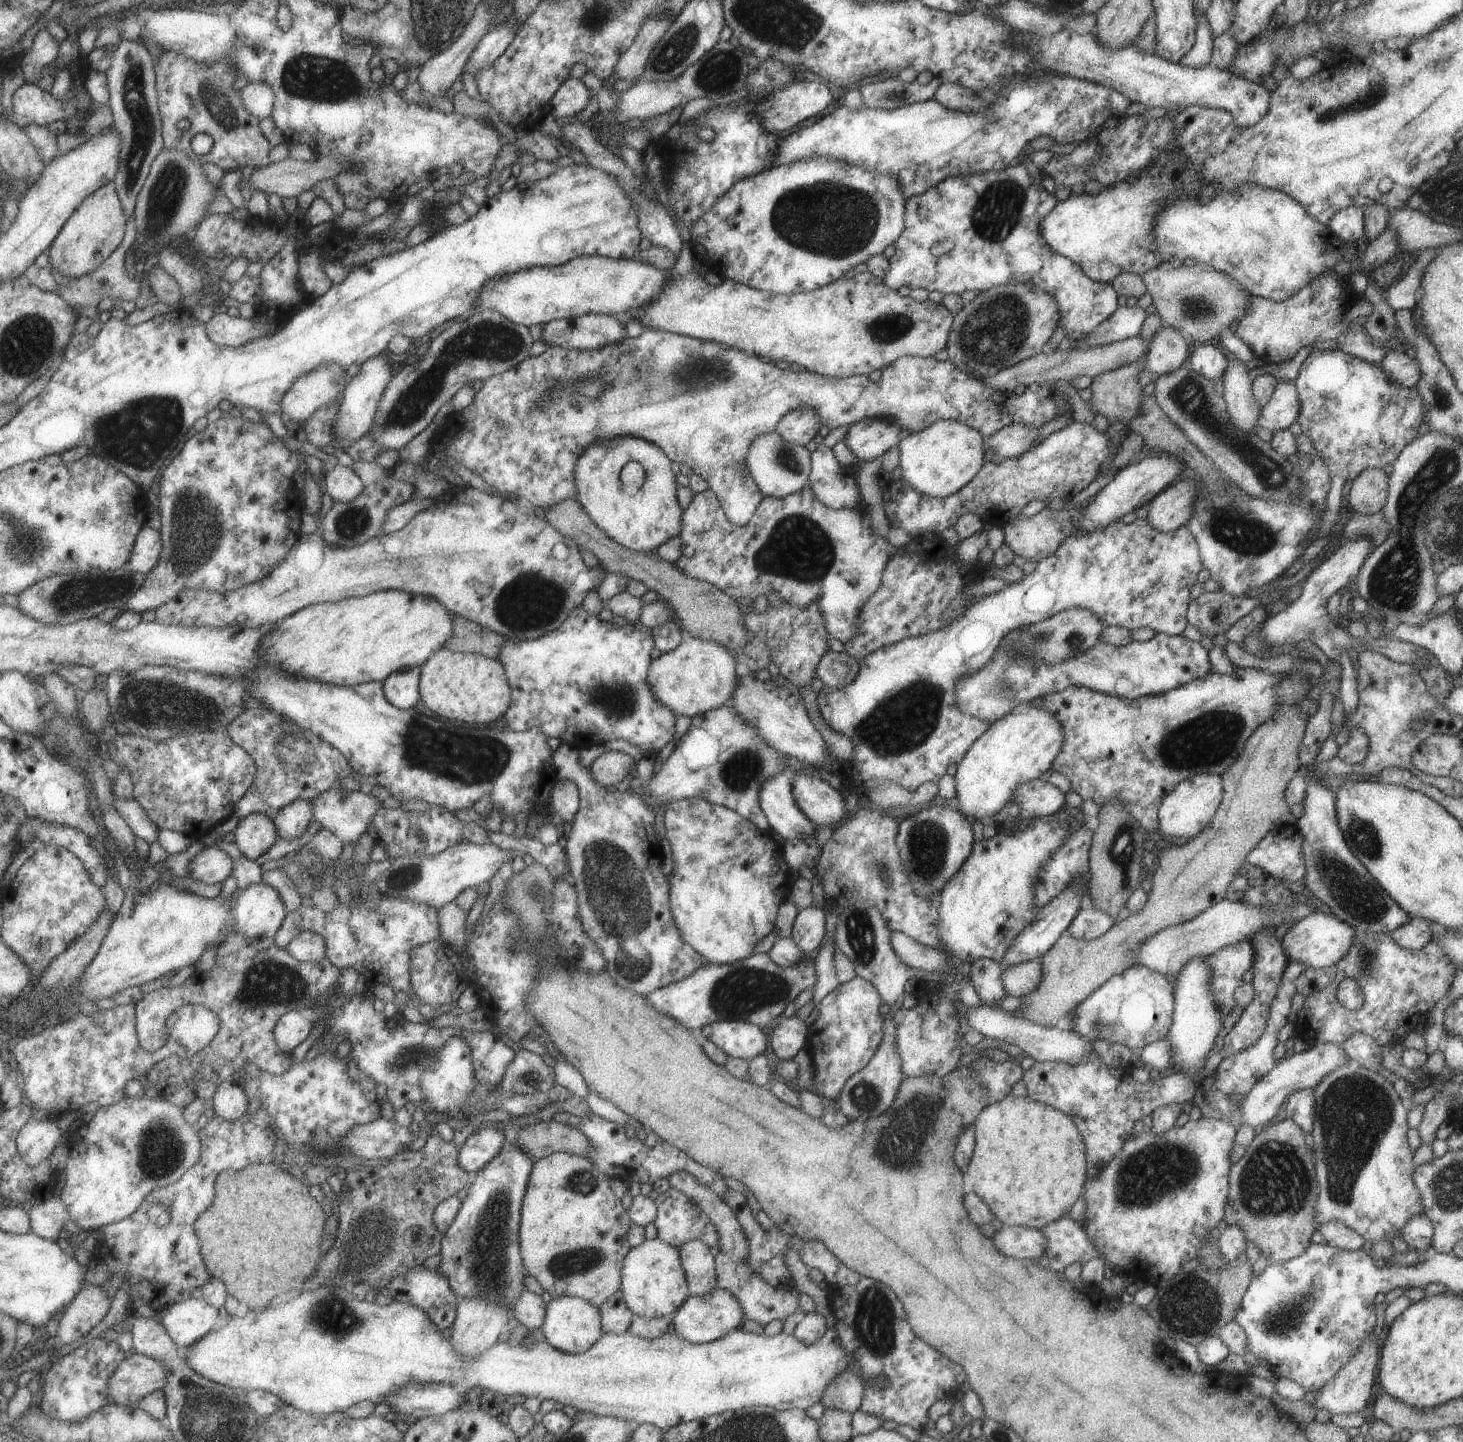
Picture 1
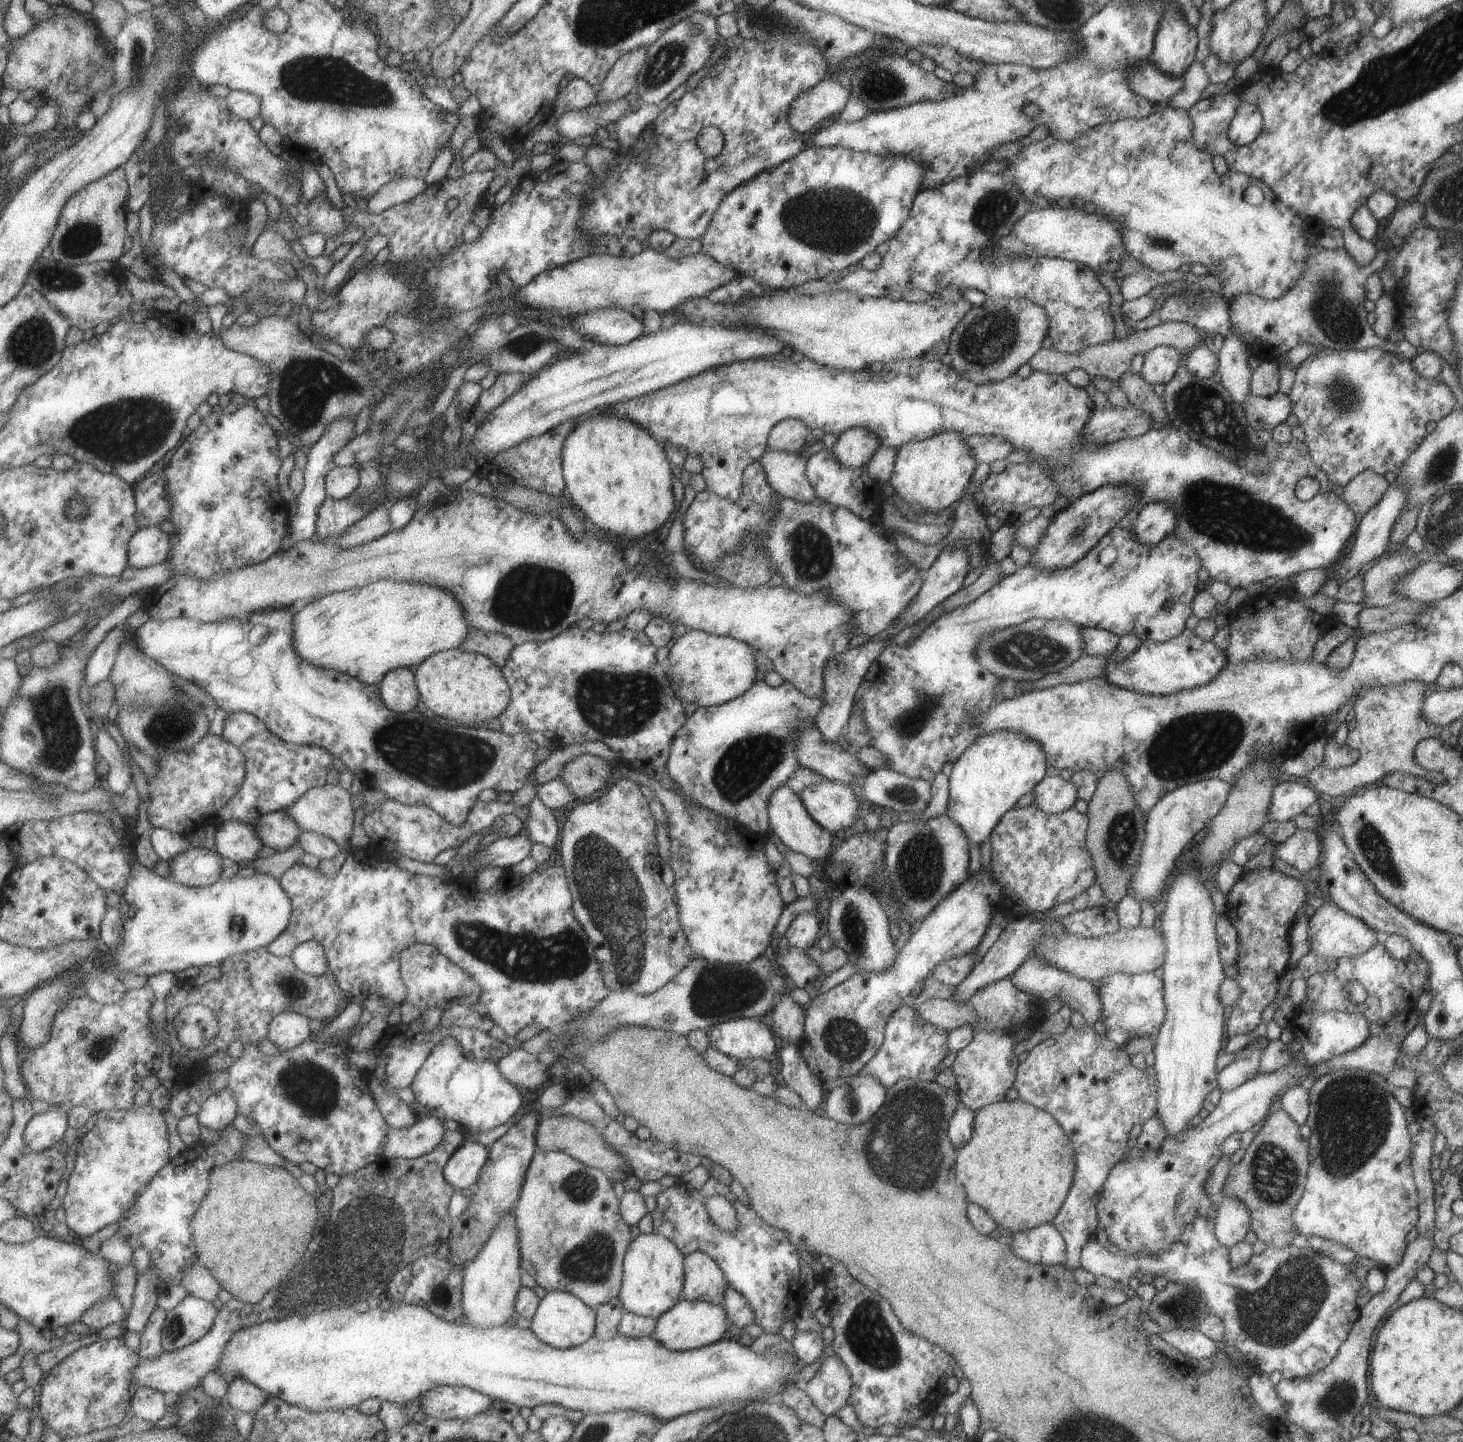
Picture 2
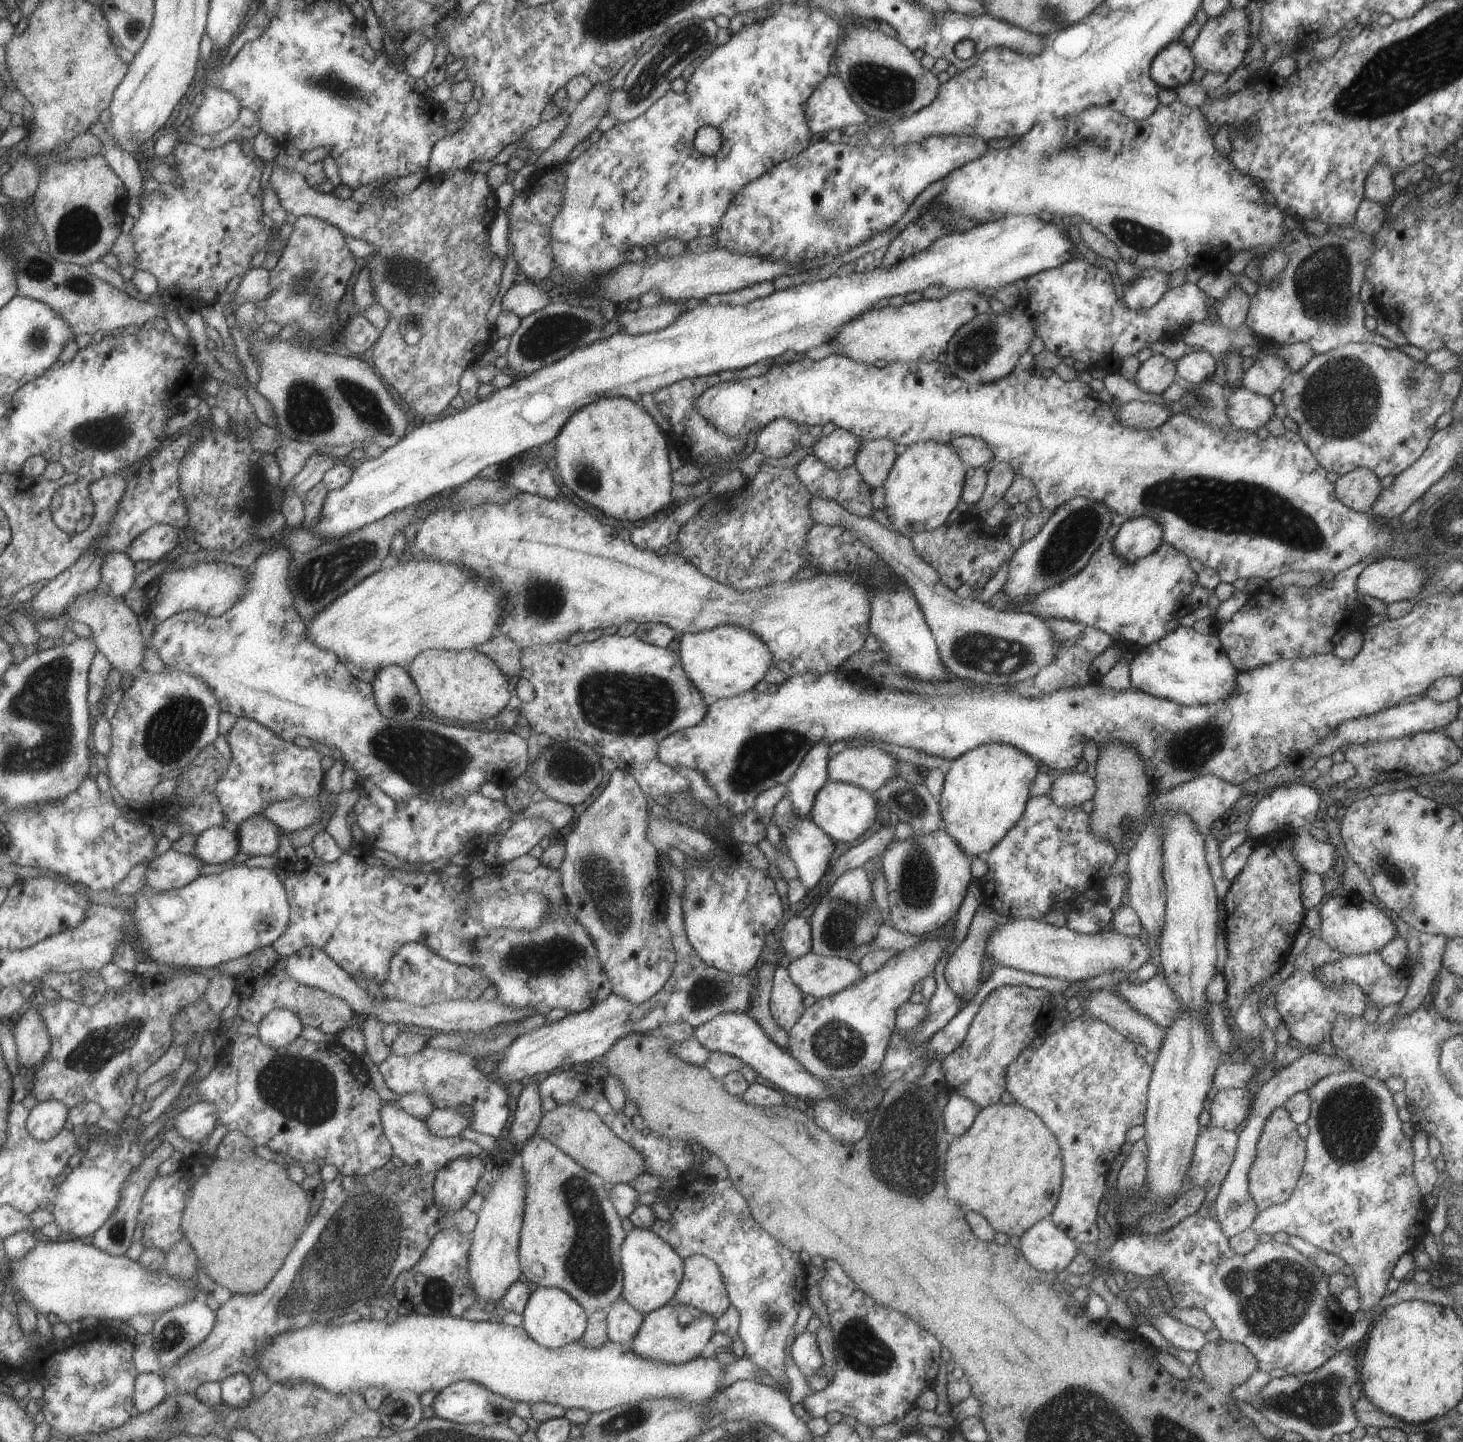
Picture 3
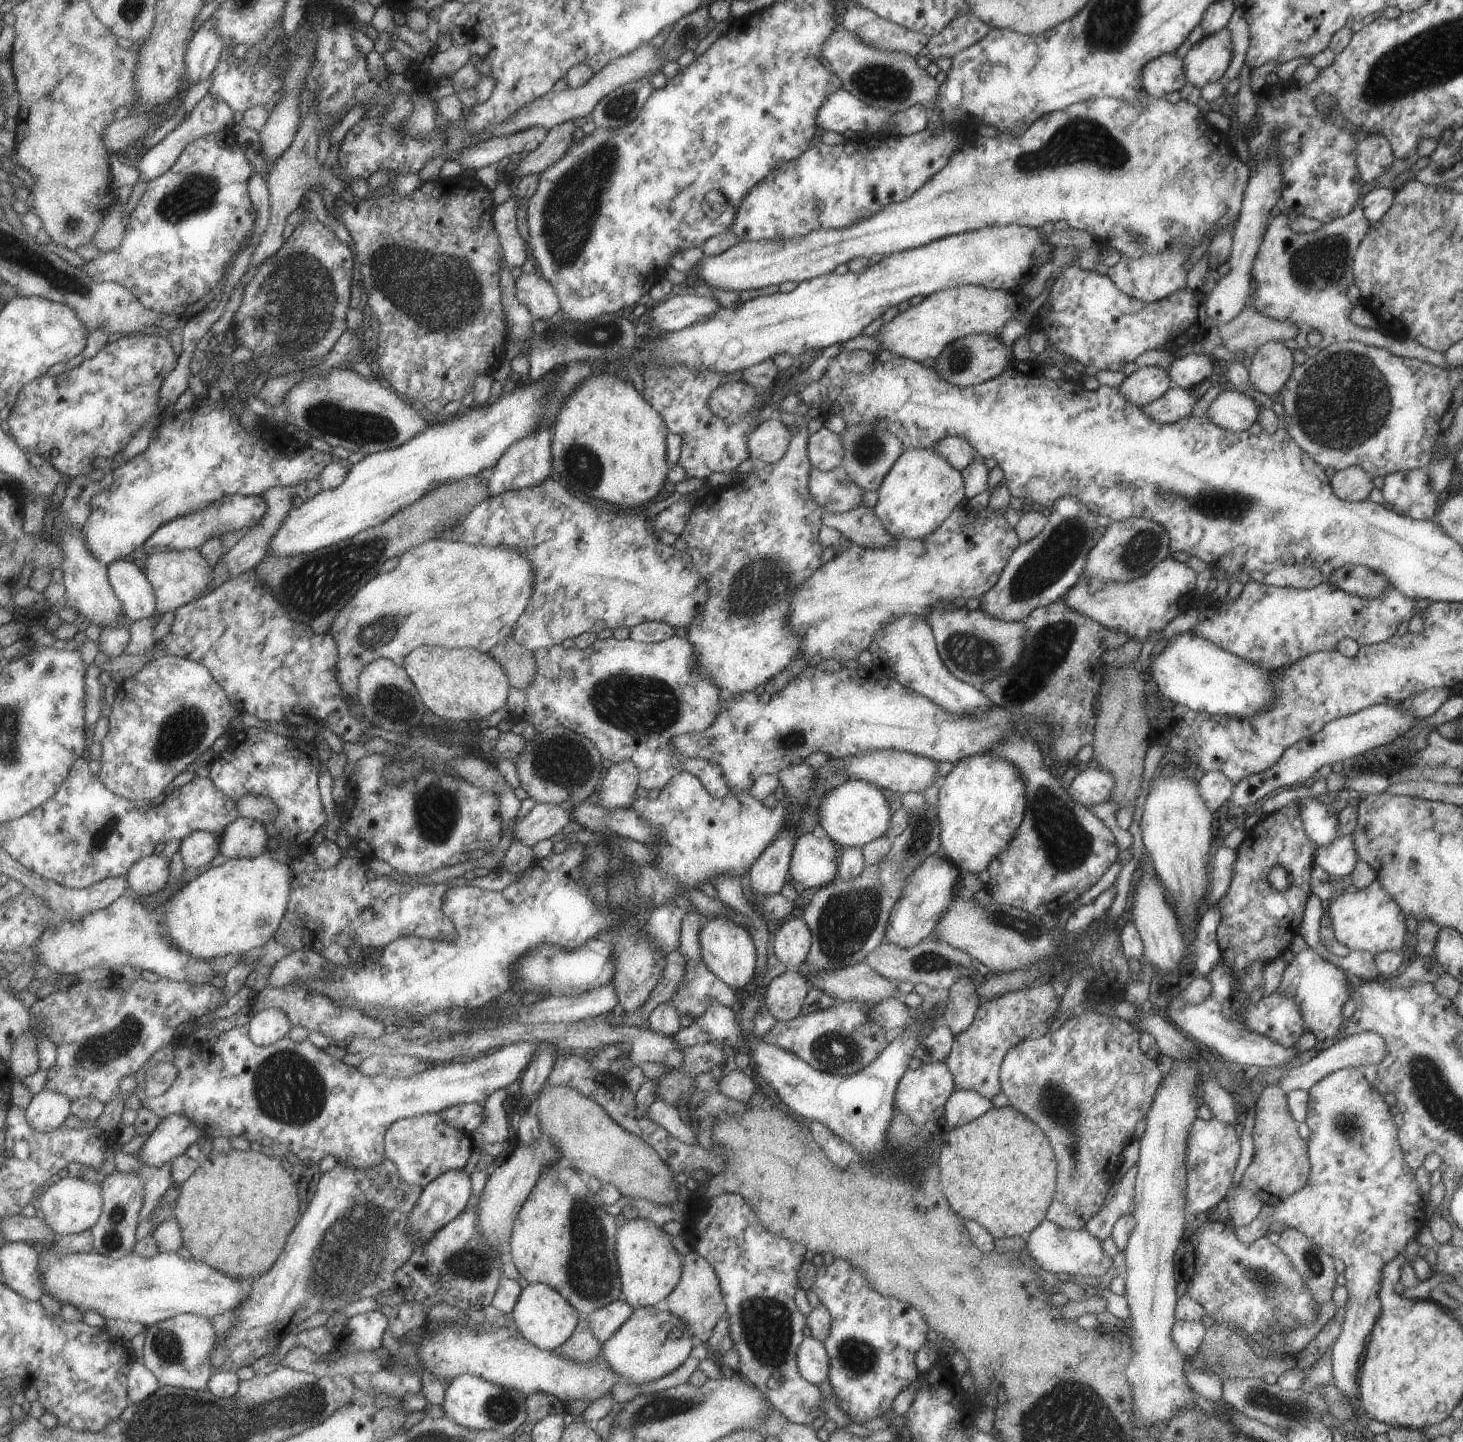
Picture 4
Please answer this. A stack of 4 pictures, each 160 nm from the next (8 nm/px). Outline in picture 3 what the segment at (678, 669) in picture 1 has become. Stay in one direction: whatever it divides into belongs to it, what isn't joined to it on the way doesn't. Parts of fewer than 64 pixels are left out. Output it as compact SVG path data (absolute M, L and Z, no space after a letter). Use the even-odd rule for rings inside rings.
M719 625L698 633L682 633L677 648L679 662L687 680L704 697L729 698L755 687L772 664L766 644L748 629L735 625Z

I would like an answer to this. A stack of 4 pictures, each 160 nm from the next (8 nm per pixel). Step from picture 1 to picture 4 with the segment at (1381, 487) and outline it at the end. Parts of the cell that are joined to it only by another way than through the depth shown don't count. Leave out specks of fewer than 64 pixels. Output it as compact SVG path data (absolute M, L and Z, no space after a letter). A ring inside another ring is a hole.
M1348 466L1335 471L1330 480L1333 494L1348 503L1367 501L1369 492L1373 490L1372 477L1360 466Z

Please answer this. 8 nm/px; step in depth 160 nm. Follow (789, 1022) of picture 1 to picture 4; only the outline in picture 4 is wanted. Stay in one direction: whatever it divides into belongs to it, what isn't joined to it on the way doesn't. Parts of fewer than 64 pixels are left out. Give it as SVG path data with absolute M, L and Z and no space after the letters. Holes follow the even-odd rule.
M786 970L764 988L764 1003L777 1021L788 1021L800 1014L804 996L809 990L805 977L796 970Z

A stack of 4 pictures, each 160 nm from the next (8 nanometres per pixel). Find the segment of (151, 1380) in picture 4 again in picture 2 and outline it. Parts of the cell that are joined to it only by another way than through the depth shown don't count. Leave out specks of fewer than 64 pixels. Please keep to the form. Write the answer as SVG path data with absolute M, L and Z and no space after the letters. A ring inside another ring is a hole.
M139 1387L133 1397L131 1408L136 1417L150 1423L159 1422L170 1408L170 1398L159 1390Z

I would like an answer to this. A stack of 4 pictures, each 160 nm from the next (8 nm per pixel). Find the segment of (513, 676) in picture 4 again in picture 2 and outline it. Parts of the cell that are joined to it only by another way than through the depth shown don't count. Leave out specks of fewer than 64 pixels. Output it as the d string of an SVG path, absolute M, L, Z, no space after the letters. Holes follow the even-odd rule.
M470 627L465 641L459 644L459 650L478 653L490 658L497 668L501 669L508 660L509 652L514 648L507 636L498 633L483 632L481 629Z

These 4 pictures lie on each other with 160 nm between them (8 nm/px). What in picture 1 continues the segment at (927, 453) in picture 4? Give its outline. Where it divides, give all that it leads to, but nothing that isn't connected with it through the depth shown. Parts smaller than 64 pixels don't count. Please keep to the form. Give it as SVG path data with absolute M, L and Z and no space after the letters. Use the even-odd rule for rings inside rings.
M937 420L921 432L904 433L897 444L898 468L905 484L929 498L951 496L970 482L983 466L983 438L979 432L953 420Z

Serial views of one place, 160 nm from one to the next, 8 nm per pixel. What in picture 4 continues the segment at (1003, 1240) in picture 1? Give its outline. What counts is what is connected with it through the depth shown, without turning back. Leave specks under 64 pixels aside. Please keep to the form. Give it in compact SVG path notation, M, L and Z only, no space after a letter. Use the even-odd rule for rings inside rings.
M1045 1218L1037 1225L1037 1228L1025 1236L1025 1242L1030 1259L1039 1268L1053 1274L1065 1272L1069 1275L1099 1276L1101 1278L1112 1267L1111 1258L1103 1254L1101 1241L1091 1236L1085 1228L1081 1230L1064 1229Z

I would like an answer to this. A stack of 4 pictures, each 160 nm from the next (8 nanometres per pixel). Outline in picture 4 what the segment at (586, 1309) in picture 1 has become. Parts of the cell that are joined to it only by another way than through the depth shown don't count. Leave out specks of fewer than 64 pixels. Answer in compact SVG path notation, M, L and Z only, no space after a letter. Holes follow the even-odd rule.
M531 1283L521 1289L511 1314L519 1334L544 1351L558 1350L571 1336L580 1318L578 1312L554 1288L545 1283Z

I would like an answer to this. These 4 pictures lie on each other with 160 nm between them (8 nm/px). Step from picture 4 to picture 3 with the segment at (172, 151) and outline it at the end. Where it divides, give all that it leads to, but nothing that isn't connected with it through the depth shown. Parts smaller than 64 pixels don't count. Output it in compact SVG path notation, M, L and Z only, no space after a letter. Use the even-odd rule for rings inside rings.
M207 82L202 93L204 98L199 109L194 109L190 114L191 133L212 136L235 124L244 107L235 93L211 87Z

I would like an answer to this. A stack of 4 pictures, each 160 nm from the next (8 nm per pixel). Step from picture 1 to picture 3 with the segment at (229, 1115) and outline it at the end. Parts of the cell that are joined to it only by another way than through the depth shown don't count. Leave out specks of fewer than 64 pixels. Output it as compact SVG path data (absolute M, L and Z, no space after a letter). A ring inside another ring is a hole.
M201 1101L183 1111L174 1112L175 1128L189 1141L203 1143L220 1124L220 1116L215 1103Z

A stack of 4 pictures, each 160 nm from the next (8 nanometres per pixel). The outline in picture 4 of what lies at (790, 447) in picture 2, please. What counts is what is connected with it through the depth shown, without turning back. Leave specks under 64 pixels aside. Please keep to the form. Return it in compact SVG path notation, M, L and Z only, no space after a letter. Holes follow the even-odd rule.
M771 417L755 426L746 445L753 462L762 466L778 461L785 454L791 434L781 420Z

